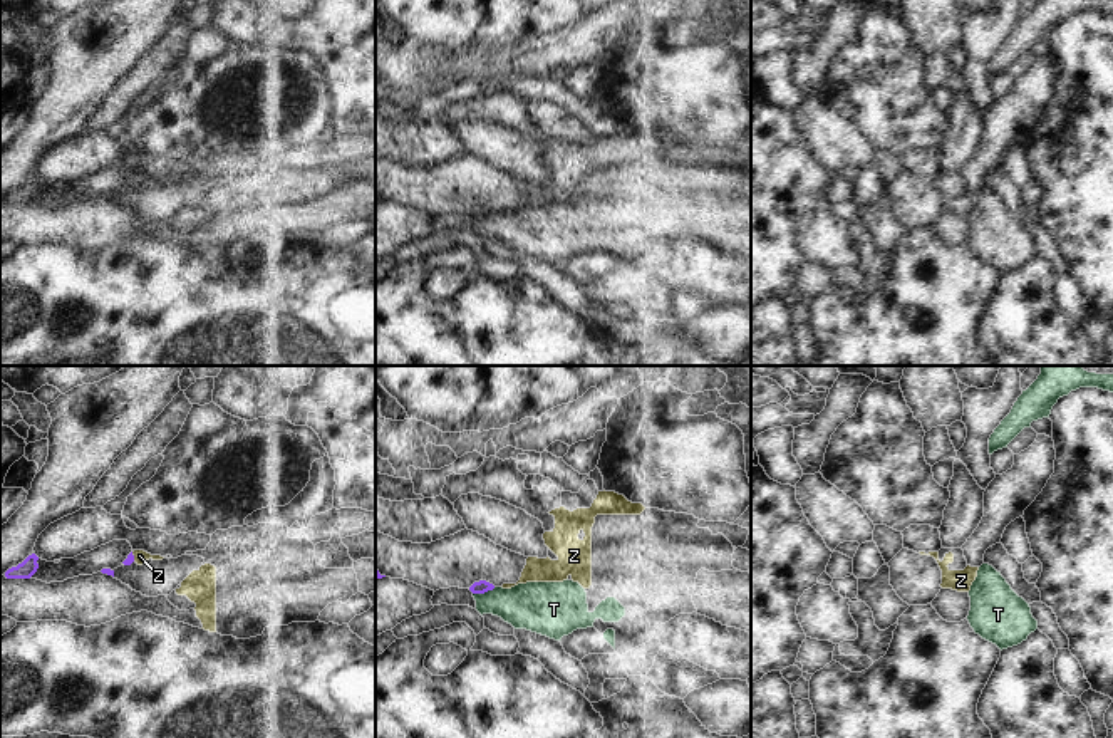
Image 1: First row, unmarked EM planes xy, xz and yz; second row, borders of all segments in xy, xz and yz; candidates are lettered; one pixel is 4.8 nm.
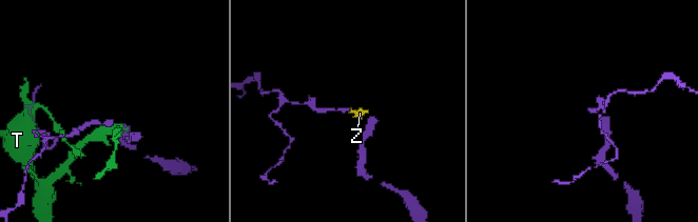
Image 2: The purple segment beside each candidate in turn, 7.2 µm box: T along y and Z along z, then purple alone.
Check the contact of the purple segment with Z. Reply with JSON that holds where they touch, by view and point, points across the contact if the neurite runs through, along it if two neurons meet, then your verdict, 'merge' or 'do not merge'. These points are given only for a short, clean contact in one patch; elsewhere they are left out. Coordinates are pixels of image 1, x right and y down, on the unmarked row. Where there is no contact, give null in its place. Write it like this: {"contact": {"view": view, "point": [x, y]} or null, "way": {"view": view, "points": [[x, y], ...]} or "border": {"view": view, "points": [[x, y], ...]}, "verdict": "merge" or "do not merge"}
{"contact": {"view": "xy", "point": [133, 181]}, "border": {"view": "xy", "points": [[131, 176], [134, 185]]}, "verdict": "do not merge"}

